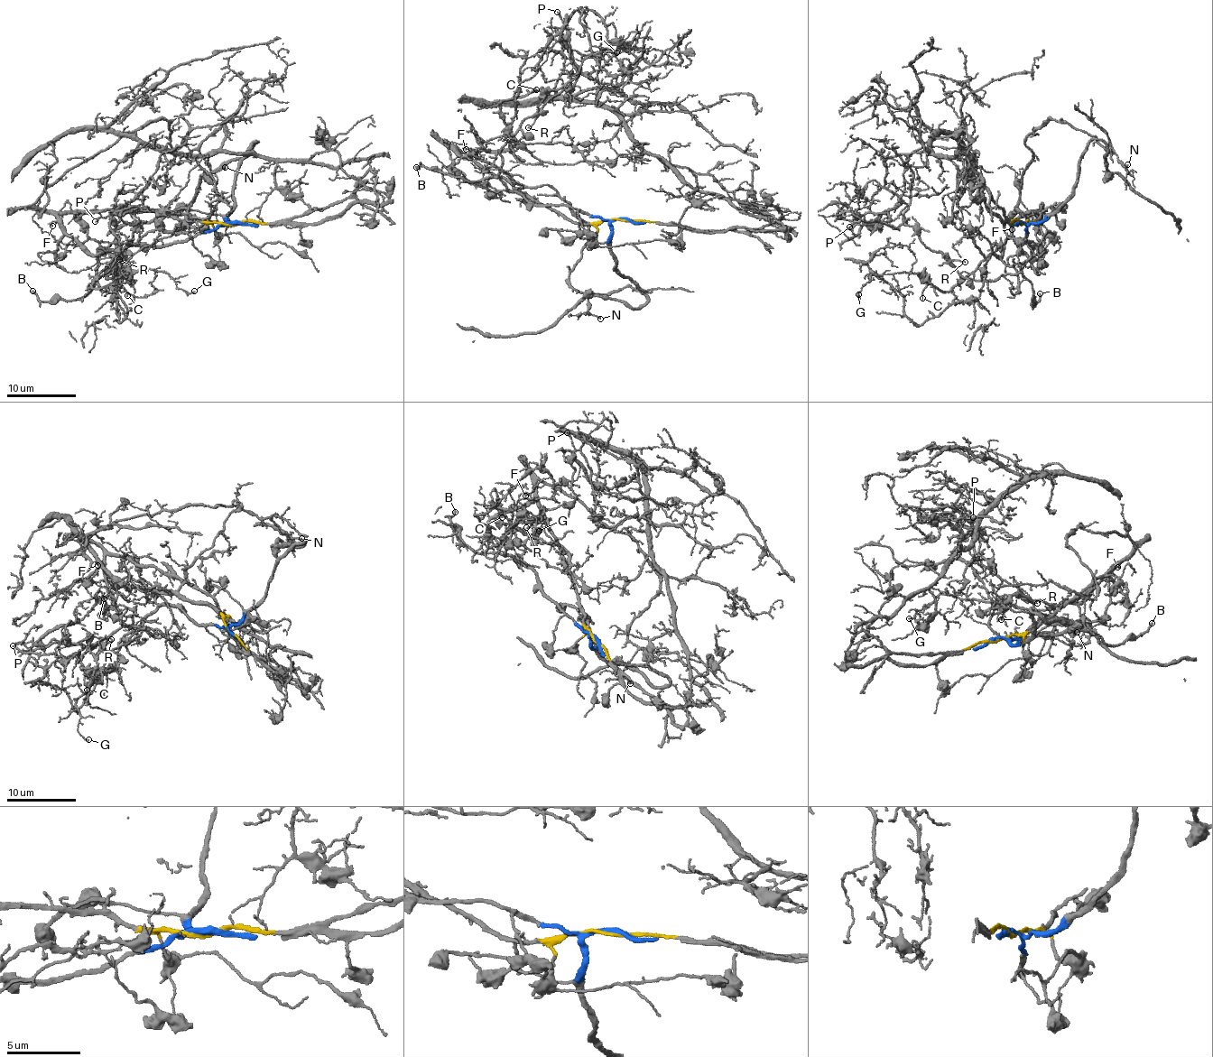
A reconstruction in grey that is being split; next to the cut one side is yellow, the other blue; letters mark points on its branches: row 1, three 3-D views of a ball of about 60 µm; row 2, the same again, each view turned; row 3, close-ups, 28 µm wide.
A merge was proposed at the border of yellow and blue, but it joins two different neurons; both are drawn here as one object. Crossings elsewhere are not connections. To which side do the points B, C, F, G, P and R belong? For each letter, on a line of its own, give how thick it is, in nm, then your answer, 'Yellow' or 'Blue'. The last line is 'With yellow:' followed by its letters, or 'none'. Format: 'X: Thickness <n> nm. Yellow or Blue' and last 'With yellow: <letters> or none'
B: Thickness 240 nm. Blue
C: Thickness 130 nm. Yellow
F: Thickness 140 nm. Yellow
G: Thickness 140 nm. Yellow
P: Thickness 170 nm. Blue
R: Thickness 130 nm. Blue
With yellow: C, F, G

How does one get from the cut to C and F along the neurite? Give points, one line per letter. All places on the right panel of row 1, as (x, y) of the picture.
C: (1021, 222), (1042, 215), (1022, 214), (1000, 256), (987, 255), (950, 289), (939, 291), (930, 283), (922, 299)
F: (1021, 222), (1030, 223), (1041, 217), (1040, 212), (1022, 214), (1012, 224), (1012, 229)

